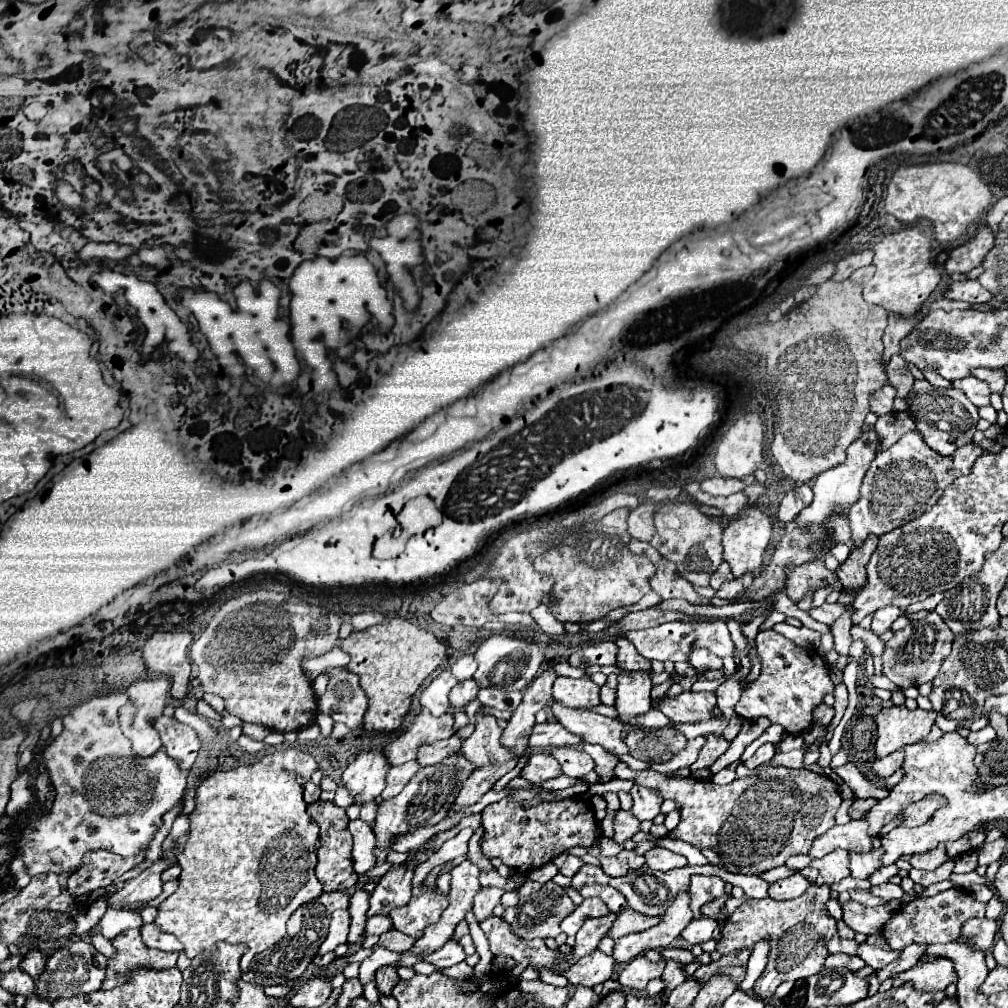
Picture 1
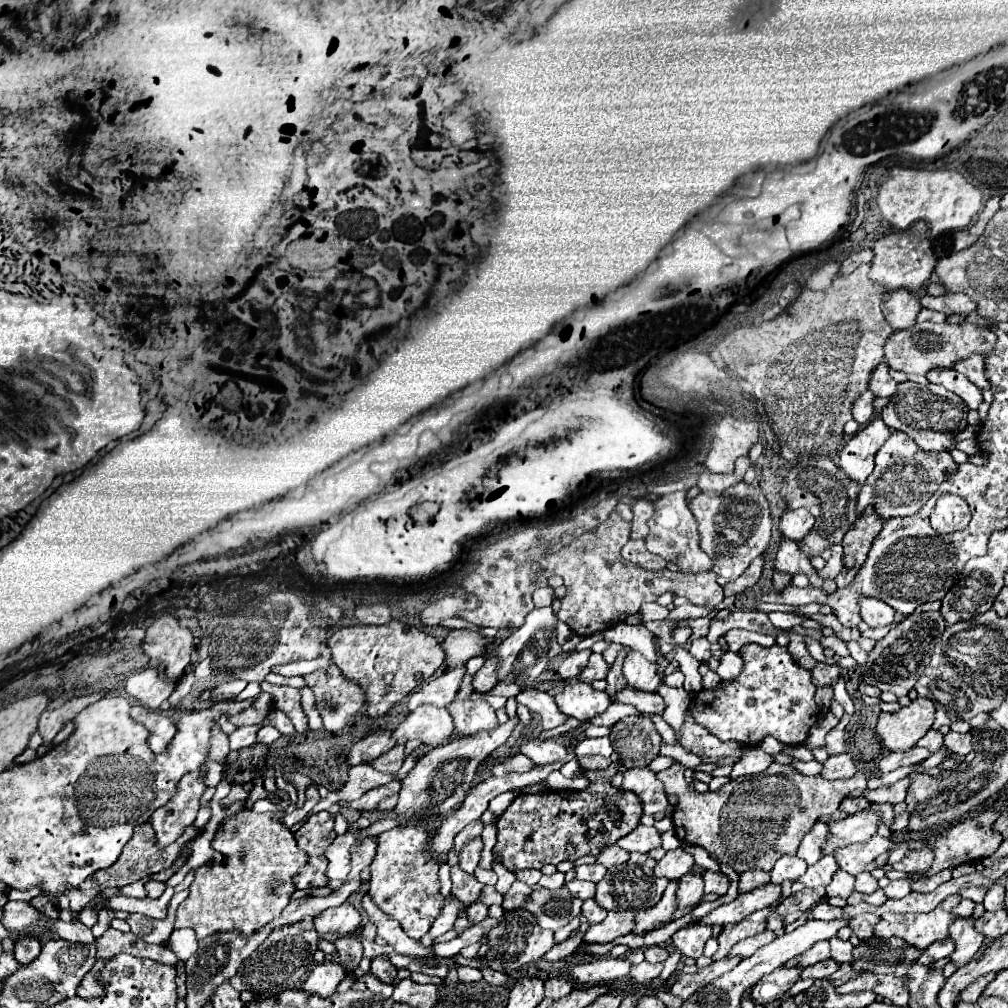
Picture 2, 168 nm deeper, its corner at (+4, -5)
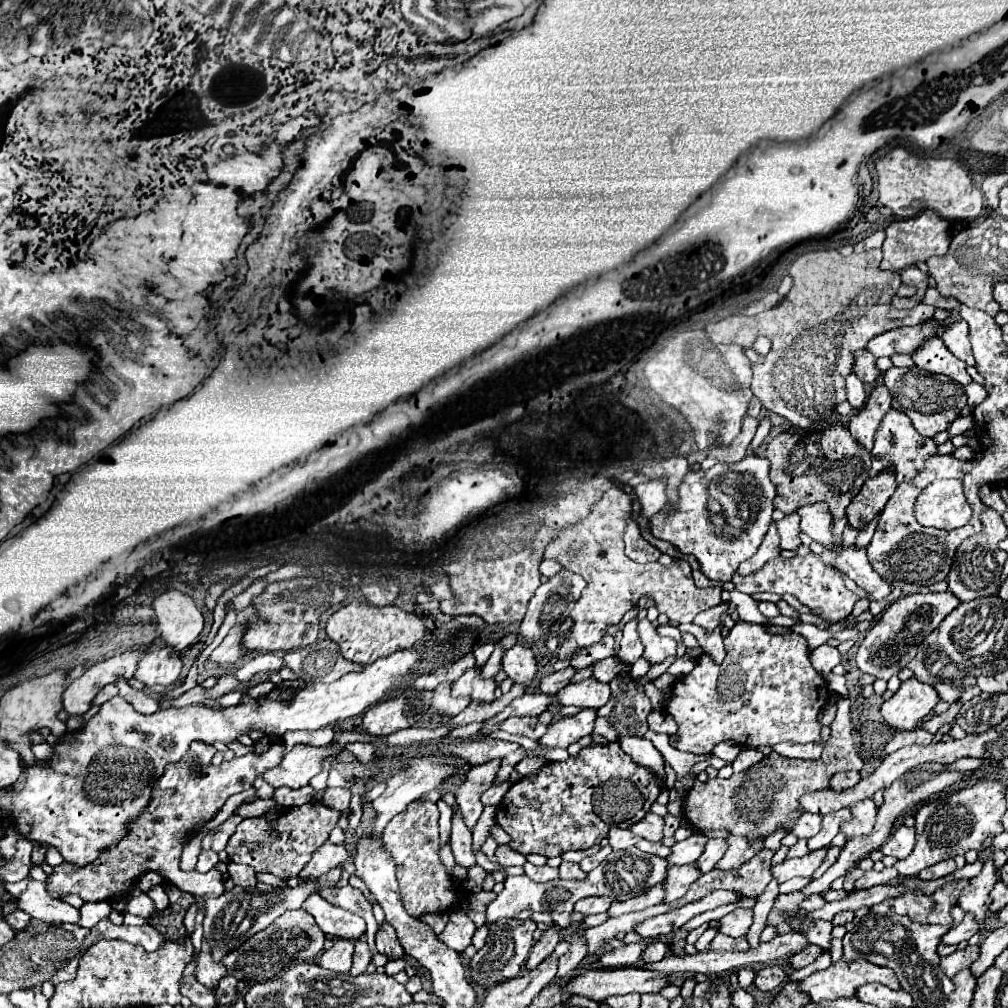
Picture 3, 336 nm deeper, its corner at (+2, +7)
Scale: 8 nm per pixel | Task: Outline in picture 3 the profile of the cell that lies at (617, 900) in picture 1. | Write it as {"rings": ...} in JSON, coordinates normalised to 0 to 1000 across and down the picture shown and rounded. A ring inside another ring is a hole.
{"rings":[[[558,856],[556,858],[556,870],[558,872],[575,872],[575,874],[579,874],[581,872],[581,866],[575,862],[575,858],[571,858],[571,856]]]}

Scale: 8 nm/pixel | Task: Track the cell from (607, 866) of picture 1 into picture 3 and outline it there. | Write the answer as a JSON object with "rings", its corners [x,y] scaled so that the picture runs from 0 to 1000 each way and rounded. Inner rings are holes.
{"rings":[[[611,820],[611,822],[605,822],[605,826],[603,826],[603,836],[605,836],[605,840],[607,842],[623,842],[623,840],[627,840],[627,838],[631,838],[635,832],[631,830],[631,828],[627,828],[623,822],[615,822],[615,820]]]}

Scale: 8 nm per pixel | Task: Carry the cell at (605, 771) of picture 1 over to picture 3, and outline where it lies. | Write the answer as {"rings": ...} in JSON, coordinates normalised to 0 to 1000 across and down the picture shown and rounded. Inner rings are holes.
{"rings":[[[593,711],[593,713],[591,713],[591,721],[589,721],[589,727],[593,727],[593,729],[601,731],[603,735],[611,735],[609,723],[607,723],[607,721],[601,717],[601,713],[597,713],[597,711]]]}

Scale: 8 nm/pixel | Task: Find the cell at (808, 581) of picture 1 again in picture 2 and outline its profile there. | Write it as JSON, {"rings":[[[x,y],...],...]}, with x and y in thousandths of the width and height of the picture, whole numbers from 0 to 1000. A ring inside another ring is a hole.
{"rings":[[[780,533],[774,537],[774,545],[772,545],[772,549],[770,549],[768,561],[770,561],[772,566],[784,568],[784,570],[788,570],[788,568],[792,568],[792,566],[796,566],[796,568],[800,568],[800,570],[806,568],[804,555],[802,555],[792,543],[788,543],[788,537],[784,537],[784,535],[780,535]]]}

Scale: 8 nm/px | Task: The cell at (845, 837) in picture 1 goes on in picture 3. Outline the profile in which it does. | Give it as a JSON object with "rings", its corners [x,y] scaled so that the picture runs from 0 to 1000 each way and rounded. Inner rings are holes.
{"rings":[[[798,807],[796,813],[792,813],[792,816],[788,818],[788,824],[786,826],[792,832],[806,832],[813,822],[815,822],[815,809]]]}

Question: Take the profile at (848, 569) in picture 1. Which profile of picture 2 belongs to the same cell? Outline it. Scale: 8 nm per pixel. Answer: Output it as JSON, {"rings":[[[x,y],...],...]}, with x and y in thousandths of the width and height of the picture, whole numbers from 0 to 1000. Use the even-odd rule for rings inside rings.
{"rings":[[[865,503],[857,505],[857,511],[849,515],[849,519],[839,527],[835,535],[837,543],[837,563],[853,563],[859,557],[861,545],[867,537],[867,533],[875,525],[875,515],[865,507]]]}

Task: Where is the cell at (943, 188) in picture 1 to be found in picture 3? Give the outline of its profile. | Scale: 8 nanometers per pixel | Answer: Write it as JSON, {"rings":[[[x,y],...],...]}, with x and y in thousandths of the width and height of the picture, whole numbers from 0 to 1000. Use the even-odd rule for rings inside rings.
{"rings":[[[889,146],[869,160],[869,172],[873,201],[883,205],[889,215],[903,217],[917,207],[925,207],[940,219],[970,217],[974,213],[976,195],[956,166],[946,158],[917,158],[901,152],[897,146]]]}

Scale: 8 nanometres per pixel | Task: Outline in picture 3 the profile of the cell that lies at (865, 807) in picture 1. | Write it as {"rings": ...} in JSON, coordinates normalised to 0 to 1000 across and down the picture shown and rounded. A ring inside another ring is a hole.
{"rings":[[[843,765],[843,767],[829,767],[825,773],[823,773],[823,783],[827,785],[837,785],[837,783],[843,783],[847,779],[851,779],[853,775],[853,769]]]}

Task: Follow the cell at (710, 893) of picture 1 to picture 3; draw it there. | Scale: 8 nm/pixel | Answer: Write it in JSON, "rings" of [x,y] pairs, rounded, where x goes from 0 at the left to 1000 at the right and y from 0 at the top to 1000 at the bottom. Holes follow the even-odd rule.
{"rings":[[[722,828],[720,830],[720,846],[718,850],[710,856],[710,862],[732,862],[736,860],[736,856],[740,856],[746,848],[750,848],[756,840],[756,832],[750,832],[746,836],[742,836],[736,830],[728,830]]]}

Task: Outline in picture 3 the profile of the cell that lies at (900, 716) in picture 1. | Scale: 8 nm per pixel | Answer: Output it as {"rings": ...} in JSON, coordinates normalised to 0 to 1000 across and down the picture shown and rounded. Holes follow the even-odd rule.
{"rings":[[[901,674],[881,695],[875,697],[875,711],[891,725],[905,725],[931,695],[933,691],[923,680],[917,680],[911,674]]]}

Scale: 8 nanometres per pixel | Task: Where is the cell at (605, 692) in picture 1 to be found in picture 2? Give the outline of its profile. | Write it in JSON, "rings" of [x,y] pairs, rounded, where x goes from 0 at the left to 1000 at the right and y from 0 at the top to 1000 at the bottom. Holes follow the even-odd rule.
{"rings":[[[623,642],[621,644],[617,644],[615,648],[613,648],[613,652],[611,652],[611,656],[605,660],[605,666],[603,666],[603,670],[601,670],[601,676],[603,676],[603,689],[607,691],[607,688],[611,686],[611,684],[615,684],[615,682],[619,682],[619,678],[621,678],[621,672],[617,670],[617,658],[619,658],[619,654],[621,654],[621,650],[623,650]]]}

